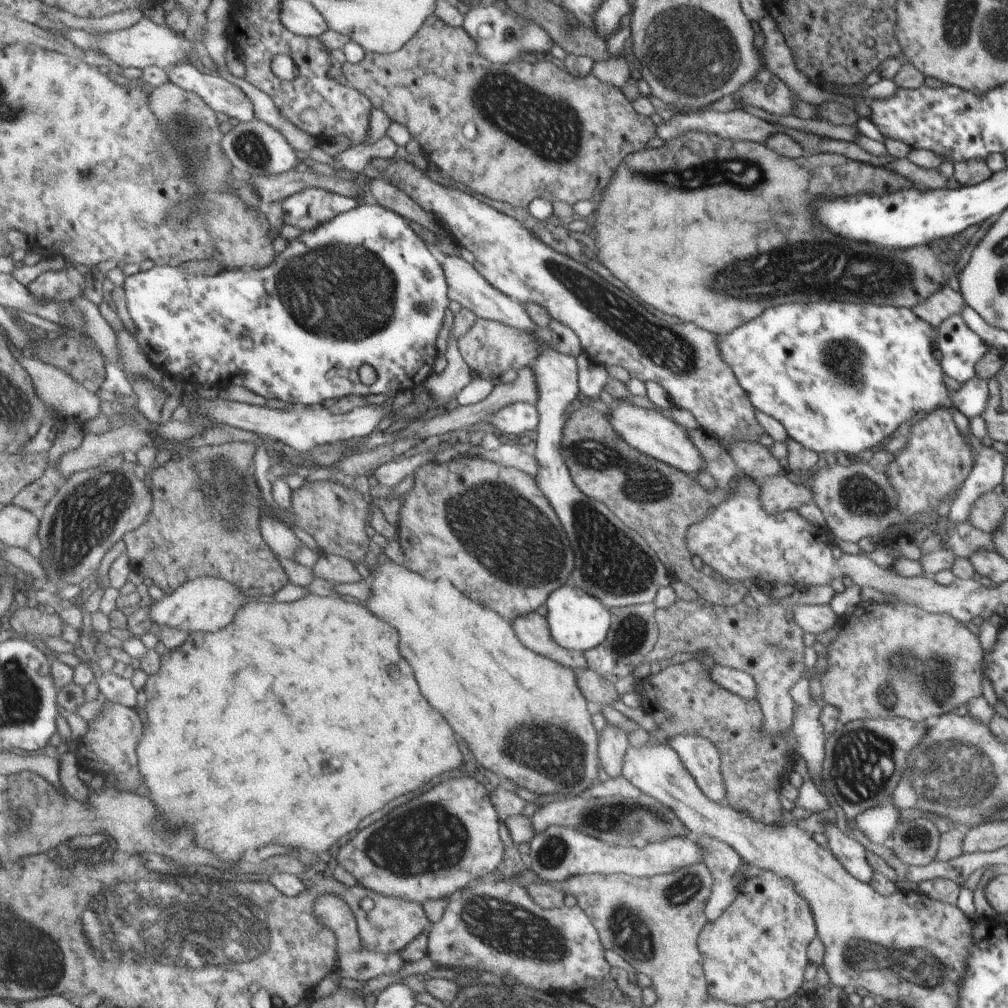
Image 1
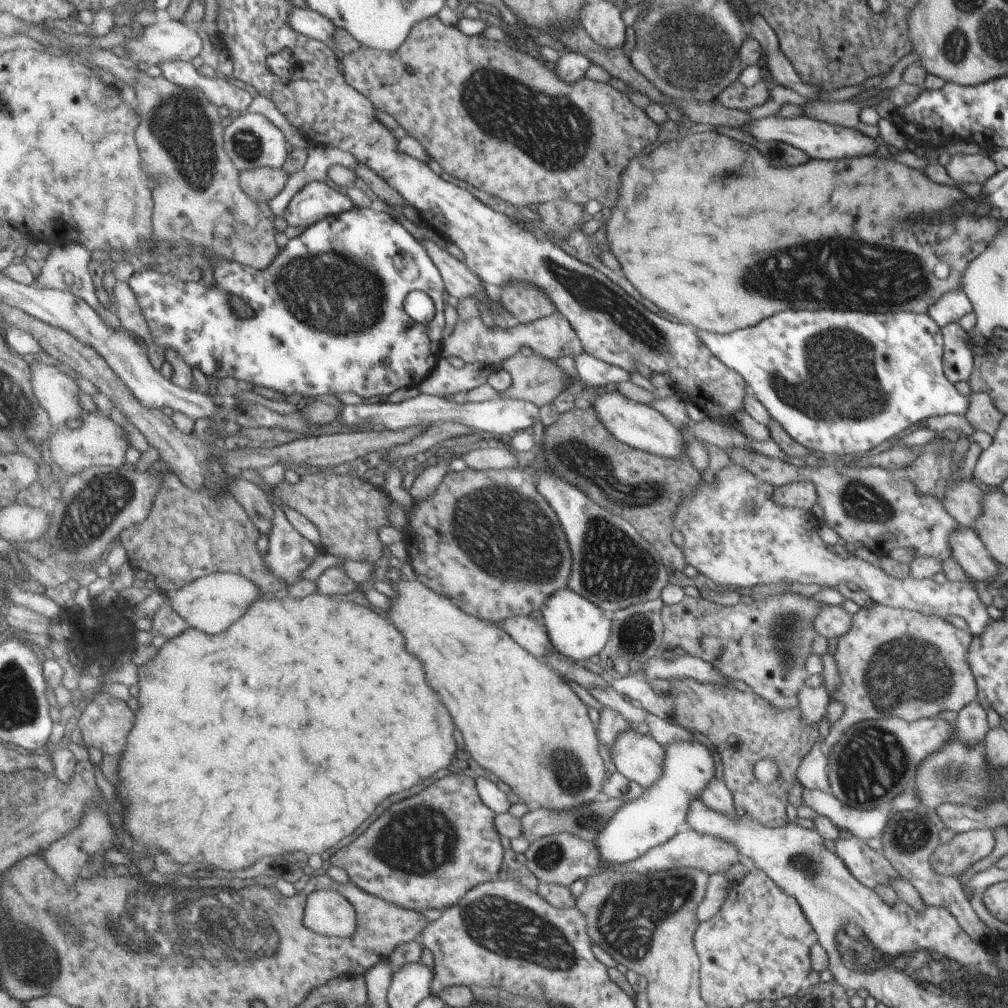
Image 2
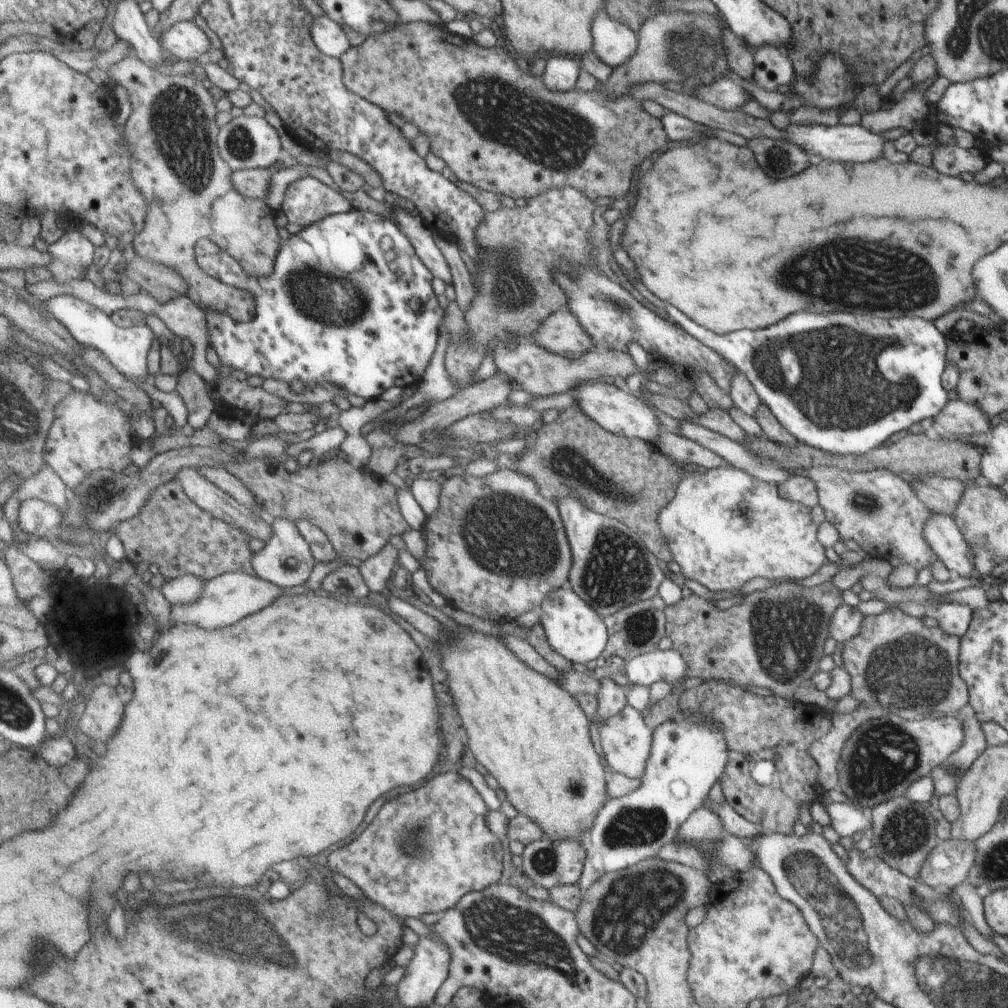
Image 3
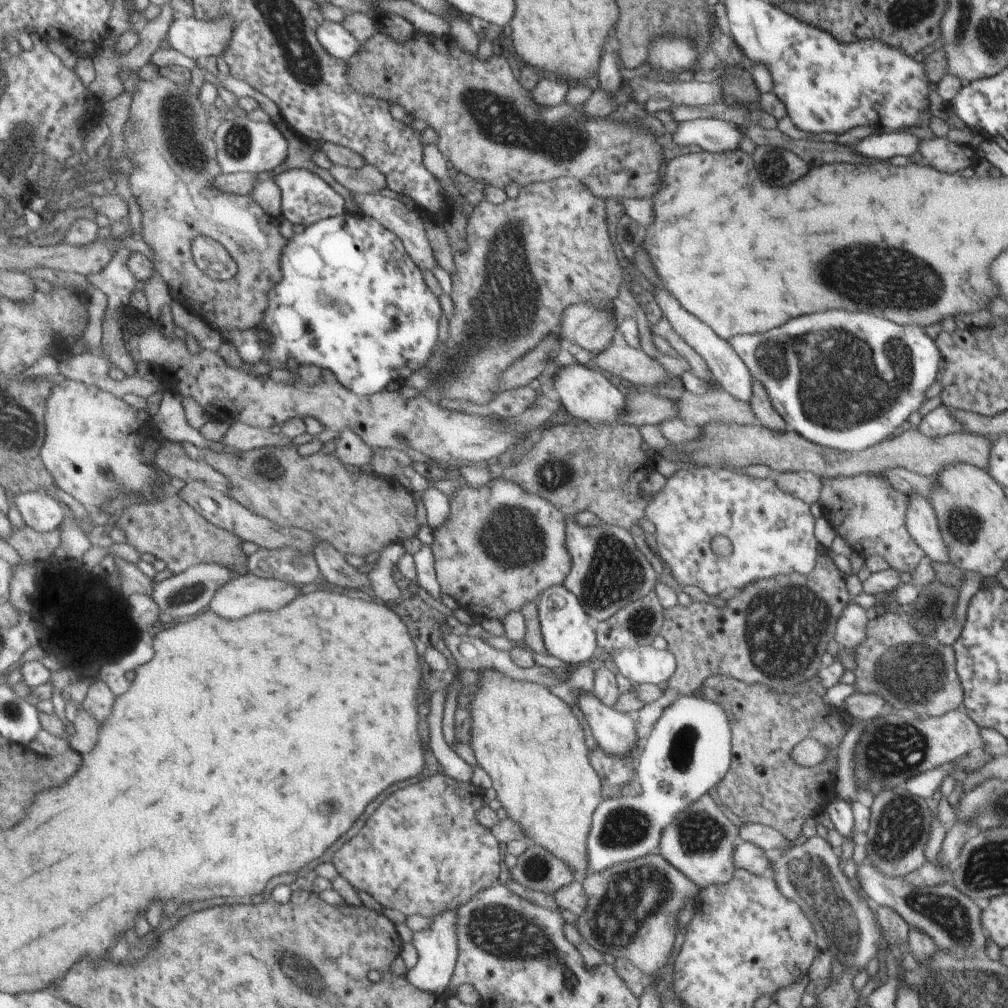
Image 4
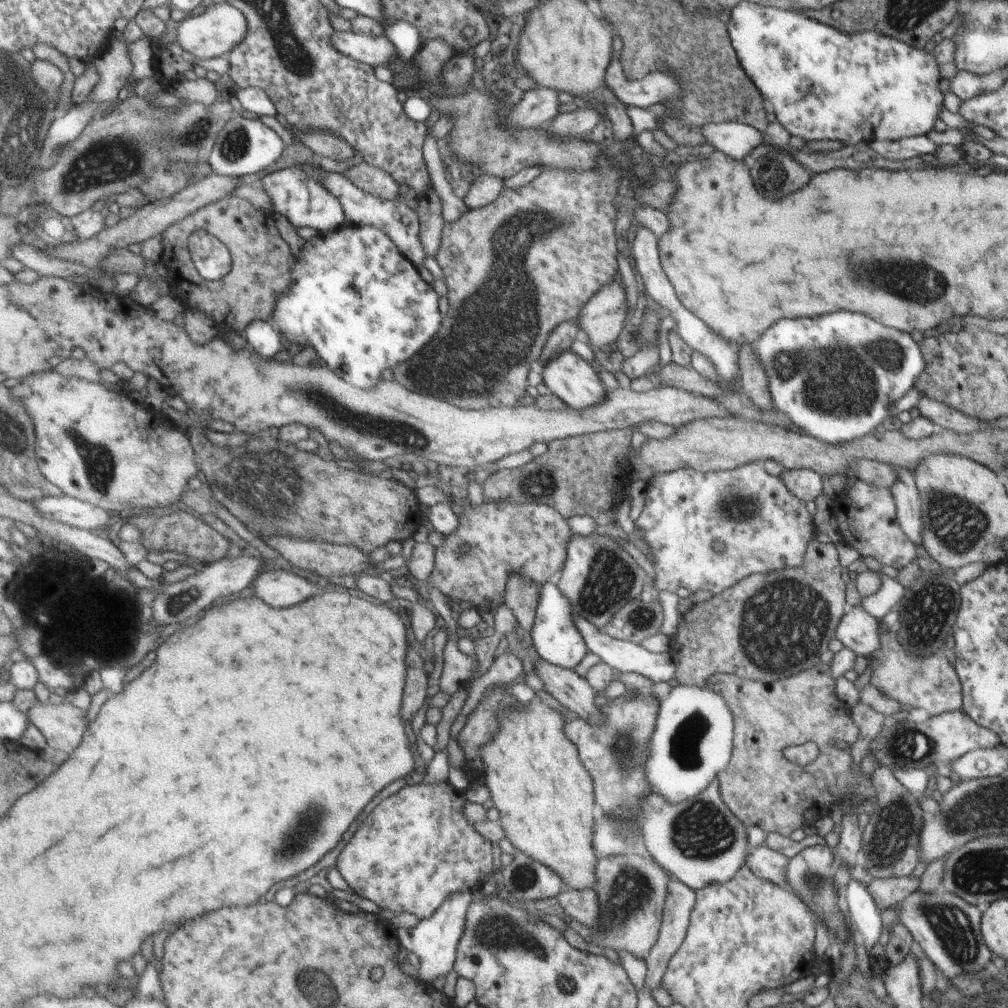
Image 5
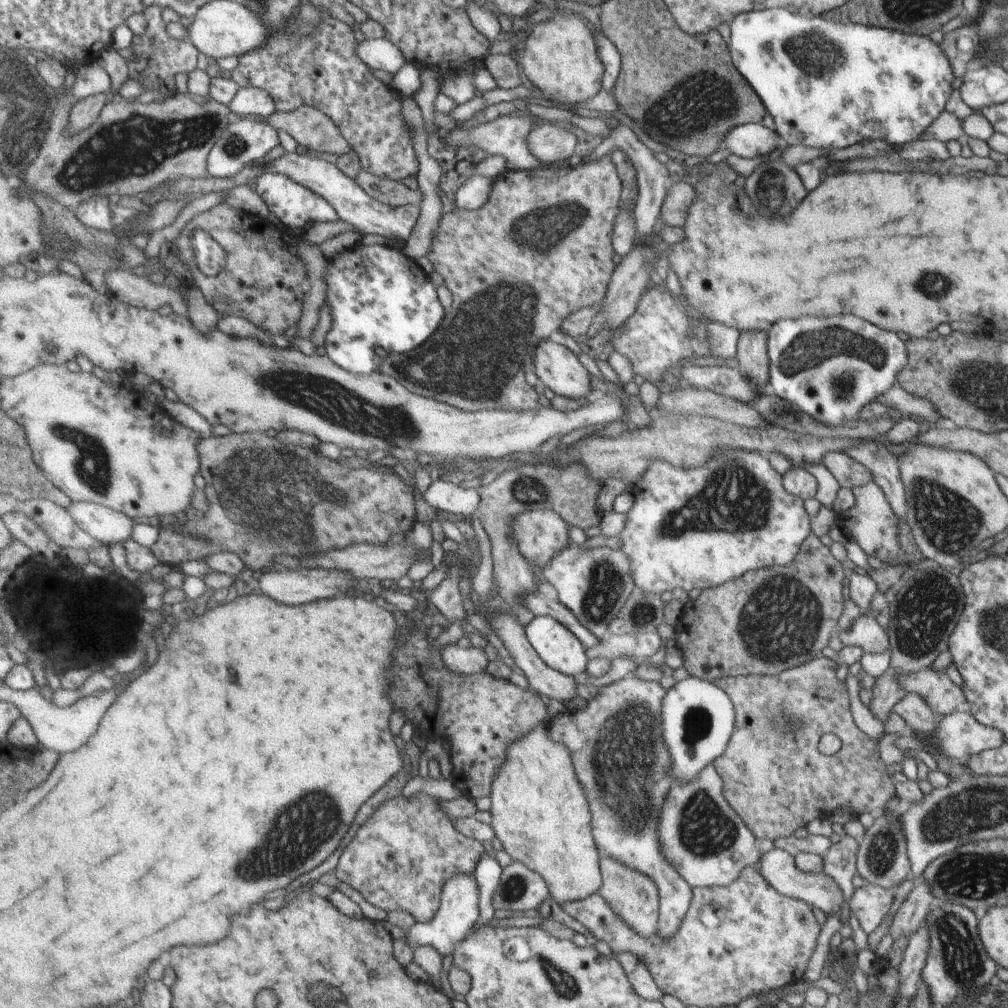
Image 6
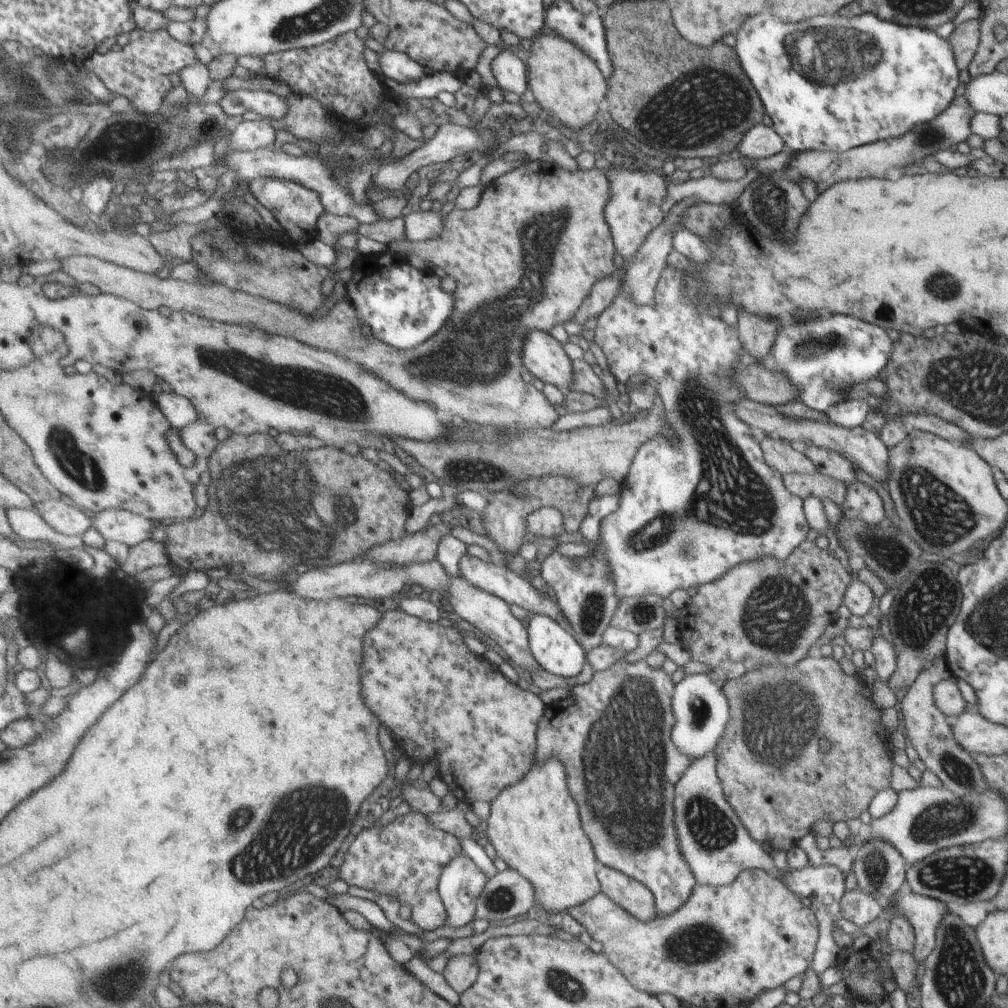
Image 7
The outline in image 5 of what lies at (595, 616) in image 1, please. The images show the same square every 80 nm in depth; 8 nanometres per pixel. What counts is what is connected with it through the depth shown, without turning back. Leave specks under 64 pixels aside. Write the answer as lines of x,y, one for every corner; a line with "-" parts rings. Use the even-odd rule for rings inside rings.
547,581
540,586
535,612
530,634
524,639
531,639
539,658
545,662
573,671
573,668
581,662
581,659
589,650
586,648
581,633
572,623
570,602
559,592
554,581

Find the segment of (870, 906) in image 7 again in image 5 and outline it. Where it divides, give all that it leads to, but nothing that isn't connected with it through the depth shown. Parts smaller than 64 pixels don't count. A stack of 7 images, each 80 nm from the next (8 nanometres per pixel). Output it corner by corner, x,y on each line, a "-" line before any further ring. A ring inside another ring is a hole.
911,876
873,878
865,885
874,901
879,914
885,909
898,905
910,893
916,890
919,878

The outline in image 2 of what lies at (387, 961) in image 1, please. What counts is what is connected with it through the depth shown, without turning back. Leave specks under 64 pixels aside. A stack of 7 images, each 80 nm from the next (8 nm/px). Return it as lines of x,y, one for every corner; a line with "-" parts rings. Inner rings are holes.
315,891
308,898
305,924
326,937
350,937
358,928
355,907
337,891

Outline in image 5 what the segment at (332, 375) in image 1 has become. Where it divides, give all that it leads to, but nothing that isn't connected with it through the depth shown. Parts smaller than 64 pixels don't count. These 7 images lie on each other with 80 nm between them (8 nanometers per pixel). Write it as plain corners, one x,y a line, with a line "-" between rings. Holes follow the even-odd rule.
346,224
345,227
337,231
319,231
311,240
305,241
305,246
301,250
300,259
296,259
296,264
292,268
292,286
288,287
288,290
284,291
284,294
278,300
275,327
281,332
282,336
285,334
284,337
291,343
309,342
309,344
313,344
322,360
339,376
347,380
349,386
370,389
382,379
381,376
387,368
393,368
392,371
401,374
405,364
412,361
413,356
417,356
417,352
421,352
435,338
439,328
443,327
442,321
445,317
441,316
441,310
439,310
441,308
439,306
439,294
435,292
435,288
429,282
423,280
423,276
419,274
419,270
413,261
382,230

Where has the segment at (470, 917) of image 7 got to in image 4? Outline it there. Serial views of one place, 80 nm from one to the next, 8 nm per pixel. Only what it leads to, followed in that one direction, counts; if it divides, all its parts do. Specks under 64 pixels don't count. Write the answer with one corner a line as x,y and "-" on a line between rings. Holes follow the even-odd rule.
449,909
432,918
432,923
422,931
412,932
411,944
416,949
418,960
408,972
407,978
417,988
442,995
450,986
458,963
458,910

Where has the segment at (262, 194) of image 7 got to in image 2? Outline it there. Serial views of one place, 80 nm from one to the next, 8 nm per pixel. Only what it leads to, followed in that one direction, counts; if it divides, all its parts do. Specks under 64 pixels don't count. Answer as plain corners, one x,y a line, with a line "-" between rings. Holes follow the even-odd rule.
311,181
303,185
290,200
283,216
291,226
312,227
327,217
336,217
353,208
351,198
325,182

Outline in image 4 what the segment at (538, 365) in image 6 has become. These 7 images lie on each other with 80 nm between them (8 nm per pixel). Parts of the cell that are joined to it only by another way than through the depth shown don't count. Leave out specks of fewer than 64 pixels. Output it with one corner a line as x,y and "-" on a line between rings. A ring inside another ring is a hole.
588,364
561,365
552,376
552,386
559,396
559,400
569,415
591,423
615,424
626,407
624,394
619,392
599,370

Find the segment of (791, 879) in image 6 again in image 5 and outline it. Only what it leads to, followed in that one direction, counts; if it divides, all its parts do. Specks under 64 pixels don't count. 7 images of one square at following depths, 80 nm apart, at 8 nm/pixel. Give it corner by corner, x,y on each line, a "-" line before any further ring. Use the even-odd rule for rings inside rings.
759,846
749,849
745,865
756,877
770,881
774,885
782,887
783,890
792,892
785,881
785,866
789,857
781,856
777,851
769,847

